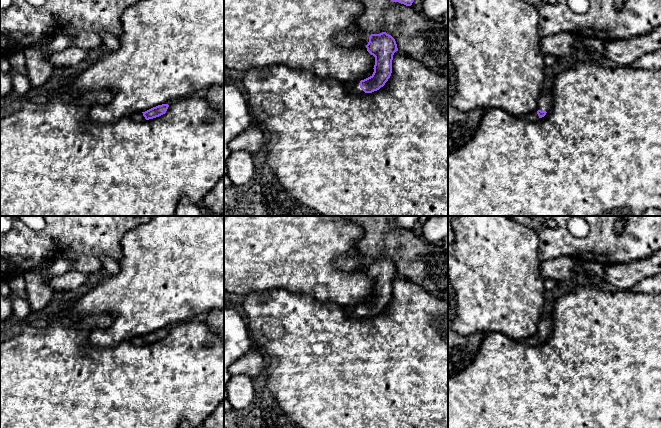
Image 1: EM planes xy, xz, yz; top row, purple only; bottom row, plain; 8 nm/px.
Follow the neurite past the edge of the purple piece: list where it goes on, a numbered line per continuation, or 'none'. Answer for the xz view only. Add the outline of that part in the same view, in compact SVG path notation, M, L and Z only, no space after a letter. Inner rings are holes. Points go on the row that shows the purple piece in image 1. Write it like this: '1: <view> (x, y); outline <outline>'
1: xz (350, 87); outline M360 81L358 82L345 82L344 83L344 89L347 93L365 93L359 85Z

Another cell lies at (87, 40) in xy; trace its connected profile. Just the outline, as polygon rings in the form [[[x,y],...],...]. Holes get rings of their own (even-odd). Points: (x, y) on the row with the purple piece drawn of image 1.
[[[65,30],[61,34],[53,37],[46,50],[50,53],[55,53],[74,46],[86,50],[93,50],[102,48],[102,40],[99,34],[95,32],[80,31],[72,35],[69,30]]]

